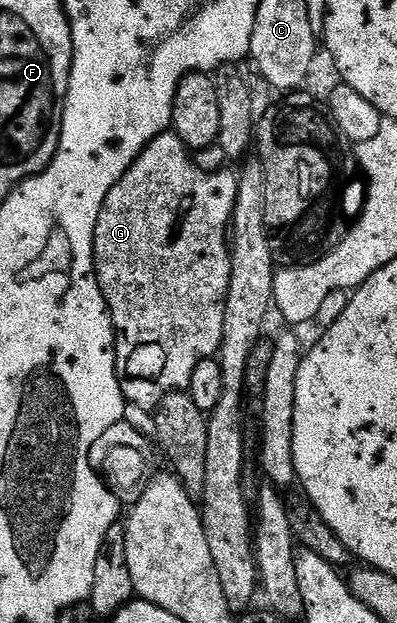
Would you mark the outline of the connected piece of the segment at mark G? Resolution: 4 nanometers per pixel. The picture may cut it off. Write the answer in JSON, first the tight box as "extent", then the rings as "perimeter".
{"extent":[94,132,239,411],"perimeter":[[[165,132],[157,136],[137,156],[136,162],[125,172],[122,180],[118,180],[114,188],[110,188],[102,204],[102,212],[98,216],[94,236],[96,279],[104,293],[108,311],[112,313],[112,324],[116,327],[116,371],[120,377],[124,401],[151,411],[155,411],[156,407],[171,394],[187,391],[190,380],[194,376],[194,368],[198,368],[202,360],[216,358],[223,344],[223,316],[231,280],[230,227],[239,184],[235,173],[231,174],[228,170],[203,170],[191,157],[195,158],[175,132]]]}

